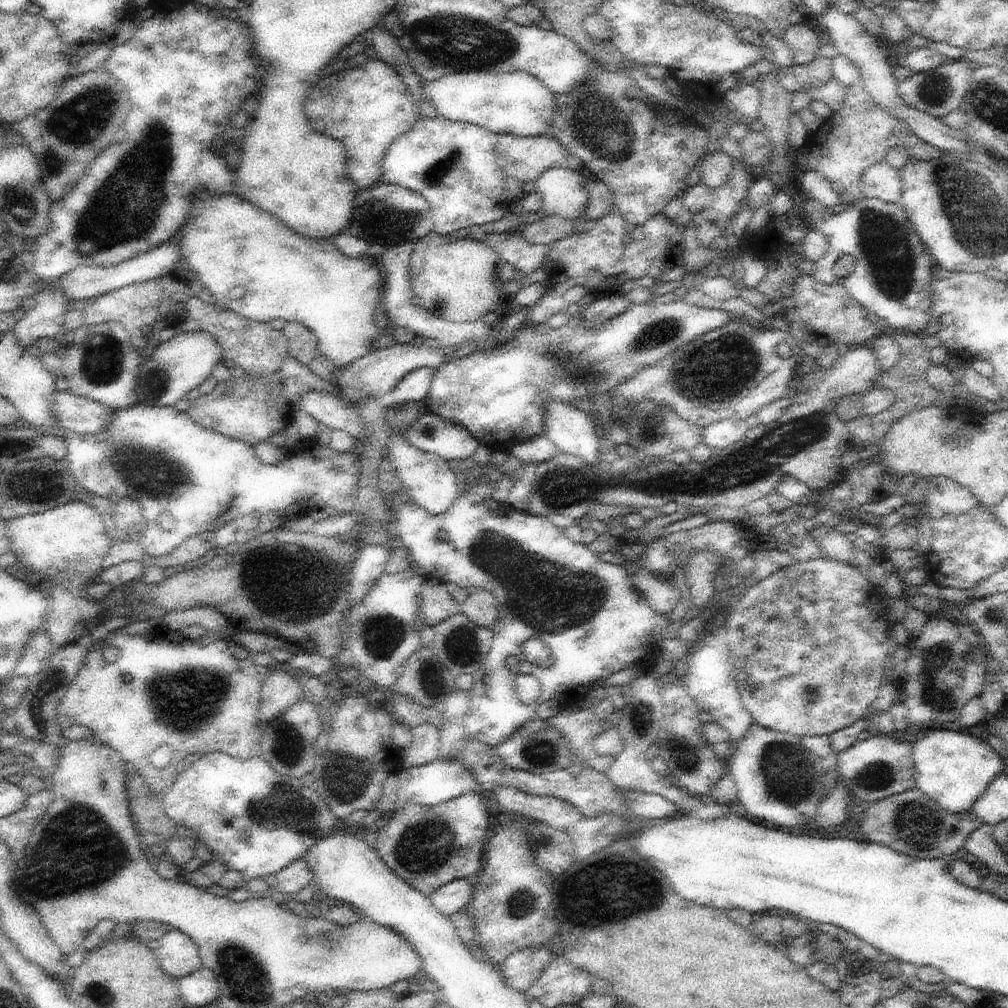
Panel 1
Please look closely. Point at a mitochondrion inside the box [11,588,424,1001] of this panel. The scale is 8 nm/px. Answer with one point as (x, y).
(77, 842)

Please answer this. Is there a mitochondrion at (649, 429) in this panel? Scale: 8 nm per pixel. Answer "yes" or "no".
yes

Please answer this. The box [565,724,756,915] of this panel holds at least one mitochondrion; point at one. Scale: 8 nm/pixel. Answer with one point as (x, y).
(682, 751)

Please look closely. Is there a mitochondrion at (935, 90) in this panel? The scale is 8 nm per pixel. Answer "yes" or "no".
yes

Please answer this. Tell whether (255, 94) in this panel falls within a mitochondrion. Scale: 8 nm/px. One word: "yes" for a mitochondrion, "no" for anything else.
no

